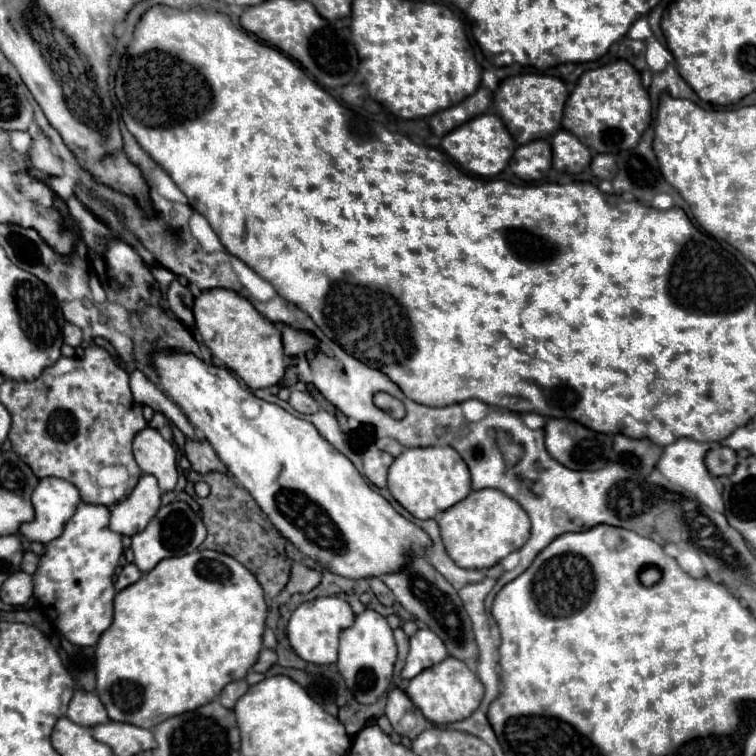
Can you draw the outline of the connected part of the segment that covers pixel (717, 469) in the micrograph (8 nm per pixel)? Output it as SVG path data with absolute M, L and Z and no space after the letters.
M714 447L706 453L706 467L710 471L710 475L720 477L720 475L732 475L734 467L738 463L736 451L730 447Z

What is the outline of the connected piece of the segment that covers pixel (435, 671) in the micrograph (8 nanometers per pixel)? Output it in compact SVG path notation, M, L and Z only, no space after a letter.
M446 657L442 663L436 663L434 667L424 669L420 675L410 679L406 687L406 695L430 723L446 725L468 719L478 709L484 697L484 687L480 679L466 667L466 663L454 657Z

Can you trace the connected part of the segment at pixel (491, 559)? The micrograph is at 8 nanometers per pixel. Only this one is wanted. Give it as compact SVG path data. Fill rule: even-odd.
M498 489L472 491L464 501L444 511L438 525L448 555L464 569L490 569L512 551L518 551L530 537L528 513Z

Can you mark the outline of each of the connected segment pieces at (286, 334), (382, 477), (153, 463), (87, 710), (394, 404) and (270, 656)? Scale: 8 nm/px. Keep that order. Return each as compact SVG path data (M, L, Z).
M285 326L282 333L284 345L284 354L287 357L306 356L315 348L315 343L309 338L301 335L296 329L291 326Z
M370 445L364 453L364 473L376 487L386 487L386 475L394 457L386 451L380 451L376 445Z
M146 427L134 439L134 457L142 473L154 475L162 493L168 493L176 487L178 471L176 471L176 451L172 443L164 441L158 431Z
M78 689L74 693L70 707L68 707L68 719L78 725L84 725L84 727L94 727L94 725L110 721L98 695L88 693L84 689Z
M378 392L374 395L374 405L378 407L378 409L382 409L382 411L386 411L390 417L394 417L394 419L402 419L404 415L406 415L406 409L404 409L404 405L396 399L396 397L392 397L392 395L388 395L388 393Z
M264 649L264 651L260 653L256 665L254 665L254 671L258 671L258 673L266 673L272 665L276 665L276 651L272 651L272 649Z

